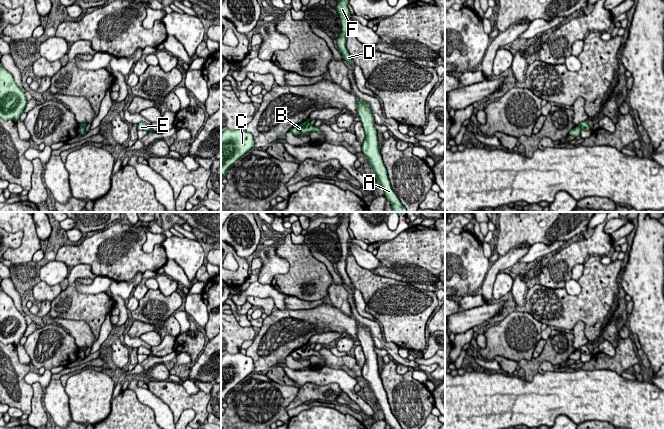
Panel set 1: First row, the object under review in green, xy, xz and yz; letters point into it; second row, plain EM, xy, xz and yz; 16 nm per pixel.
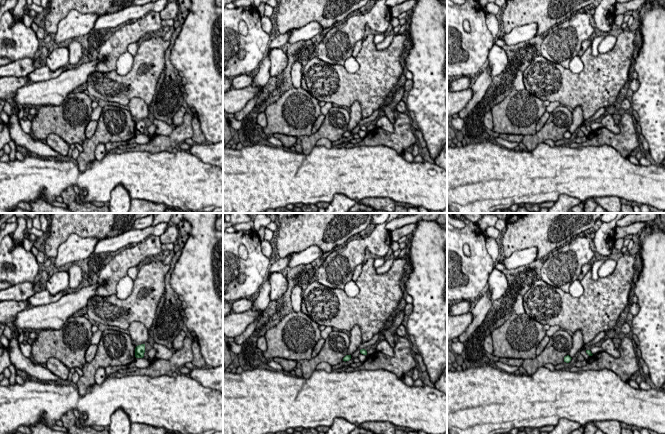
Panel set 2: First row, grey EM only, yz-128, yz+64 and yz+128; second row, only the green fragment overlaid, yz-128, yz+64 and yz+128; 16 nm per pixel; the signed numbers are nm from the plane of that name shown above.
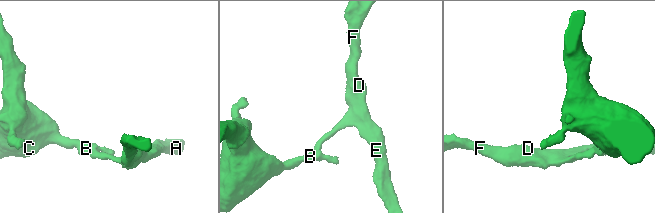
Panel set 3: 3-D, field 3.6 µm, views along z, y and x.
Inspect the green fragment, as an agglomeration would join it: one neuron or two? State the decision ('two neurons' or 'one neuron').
two neurons

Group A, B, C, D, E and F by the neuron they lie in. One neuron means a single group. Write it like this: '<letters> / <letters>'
A D E F / B C

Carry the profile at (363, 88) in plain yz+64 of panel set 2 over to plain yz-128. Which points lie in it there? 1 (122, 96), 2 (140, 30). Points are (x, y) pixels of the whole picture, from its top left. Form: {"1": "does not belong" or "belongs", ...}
{"1": "belongs", "2": "does not belong"}

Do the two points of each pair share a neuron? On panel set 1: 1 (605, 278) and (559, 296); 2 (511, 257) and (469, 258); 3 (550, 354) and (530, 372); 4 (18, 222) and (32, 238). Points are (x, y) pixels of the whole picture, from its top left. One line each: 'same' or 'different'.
1: same
2: different
3: same
4: same

